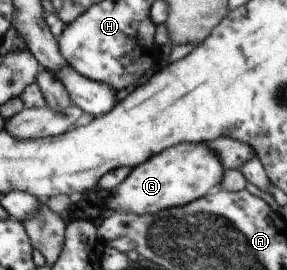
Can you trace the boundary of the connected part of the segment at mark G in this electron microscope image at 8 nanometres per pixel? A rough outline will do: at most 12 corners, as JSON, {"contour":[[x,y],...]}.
{"contour":[[181,143],[133,167],[104,201],[154,214],[215,190],[223,164]]}

